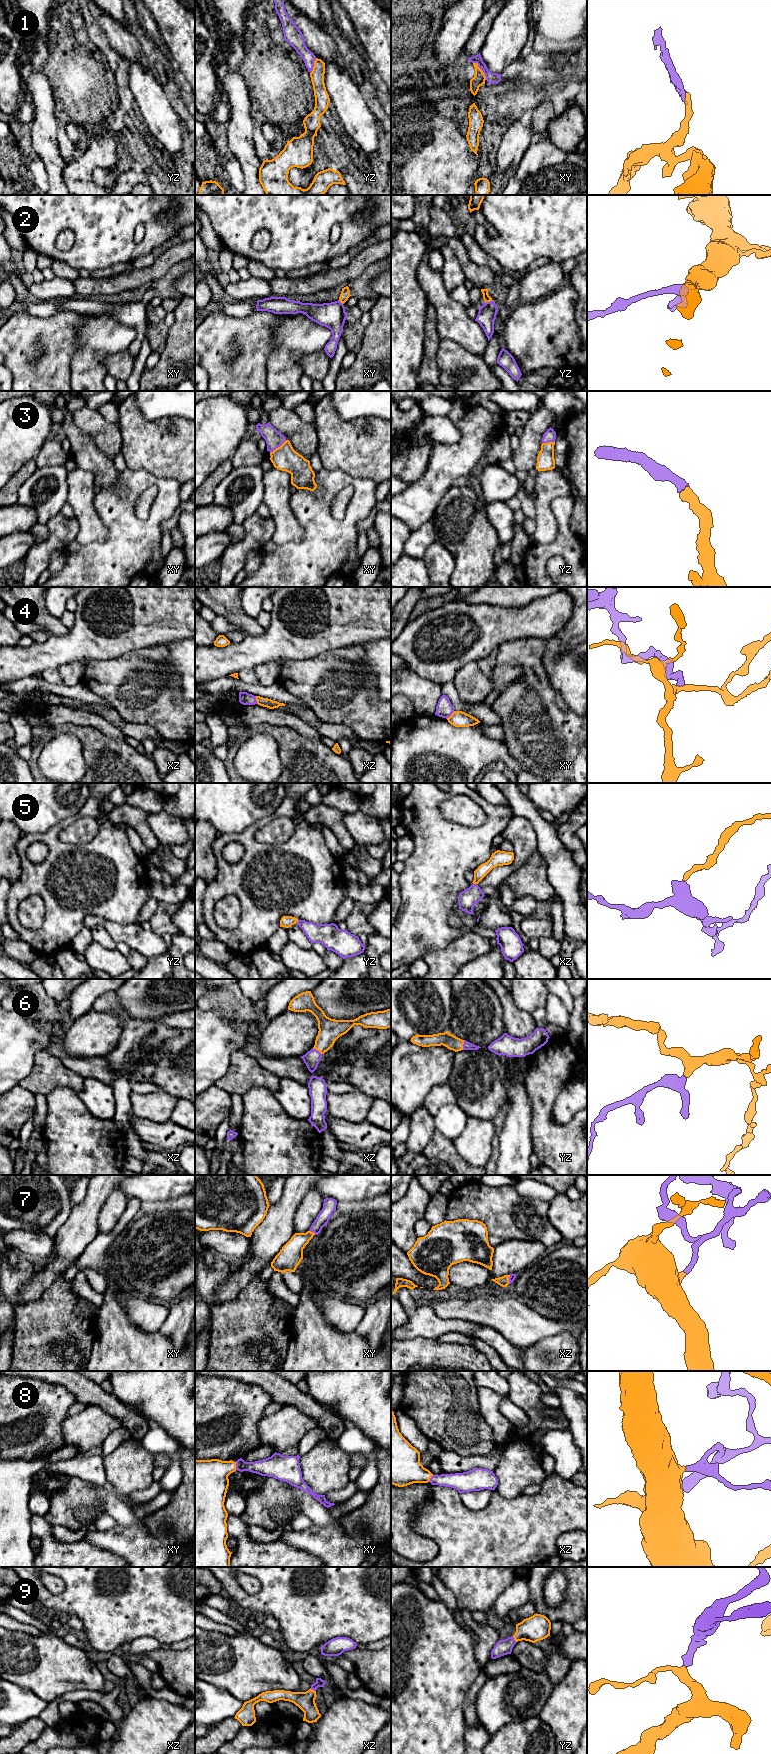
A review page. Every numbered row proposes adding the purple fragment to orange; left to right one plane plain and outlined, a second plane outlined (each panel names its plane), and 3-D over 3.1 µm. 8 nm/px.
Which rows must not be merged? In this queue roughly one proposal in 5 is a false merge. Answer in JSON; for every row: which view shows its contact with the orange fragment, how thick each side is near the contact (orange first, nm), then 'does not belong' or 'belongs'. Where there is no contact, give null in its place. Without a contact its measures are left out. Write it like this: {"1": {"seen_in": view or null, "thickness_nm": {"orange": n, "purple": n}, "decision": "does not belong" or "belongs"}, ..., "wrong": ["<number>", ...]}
{"1": {"seen_in": "xy", "thickness_nm": {"orange": 100, "purple": 80}, "decision": "belongs"}, "2": {"seen_in": "yz", "thickness_nm": {"orange": 60, "purple": 150}, "decision": "belongs"}, "3": {"seen_in": "xy", "thickness_nm": {"orange": 200, "purple": 140}, "decision": "belongs"}, "4": {"seen_in": "xy", "thickness_nm": {"orange": 130, "purple": 140}, "decision": "does not belong"}, "5": {"seen_in": "xz", "thickness_nm": {"orange": 100, "purple": 150}, "decision": "belongs"}, "6": {"seen_in": "yz", "thickness_nm": {"orange": 120, "purple": 70}, "decision": "belongs"}, "7": {"seen_in": "xy", "thickness_nm": {"orange": 190, "purple": 110}, "decision": "belongs"}, "8": {"seen_in": "xy", "thickness_nm": {"orange": 320, "purple": 140}, "decision": "belongs"}, "9": {"seen_in": "yz", "thickness_nm": {"orange": 200, "purple": 130}, "decision": "belongs"}, "wrong": ["4"]}

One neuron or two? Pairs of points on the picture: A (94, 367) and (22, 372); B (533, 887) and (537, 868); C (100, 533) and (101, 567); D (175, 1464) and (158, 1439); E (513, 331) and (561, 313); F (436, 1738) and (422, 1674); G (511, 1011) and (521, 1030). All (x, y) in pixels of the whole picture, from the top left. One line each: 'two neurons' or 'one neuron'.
A: two neurons
B: one neuron
C: two neurons
D: one neuron
E: one neuron
F: one neuron
G: one neuron

